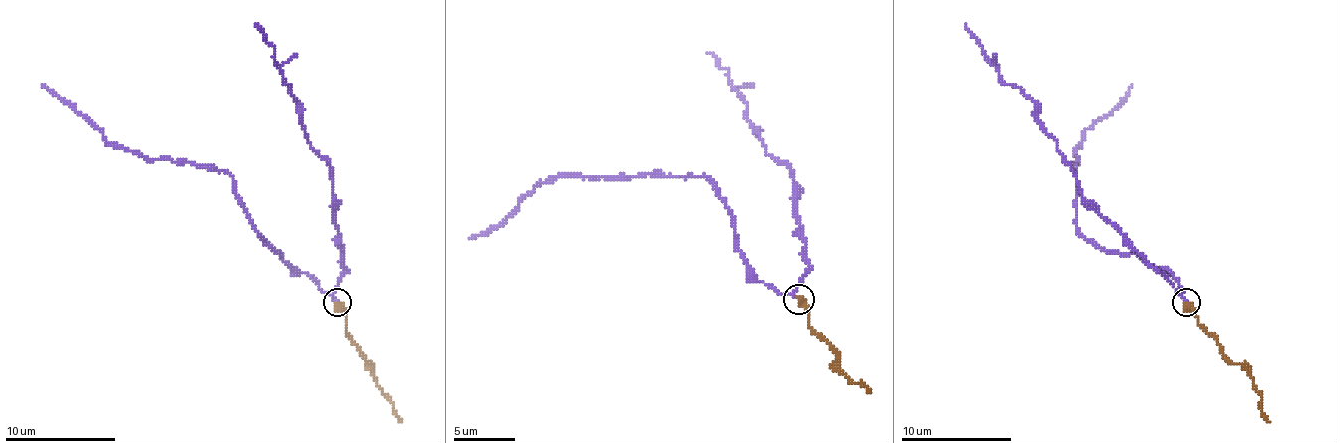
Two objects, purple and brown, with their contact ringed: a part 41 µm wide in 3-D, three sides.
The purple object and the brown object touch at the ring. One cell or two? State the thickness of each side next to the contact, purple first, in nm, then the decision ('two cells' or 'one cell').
140/500 nm | one cell

